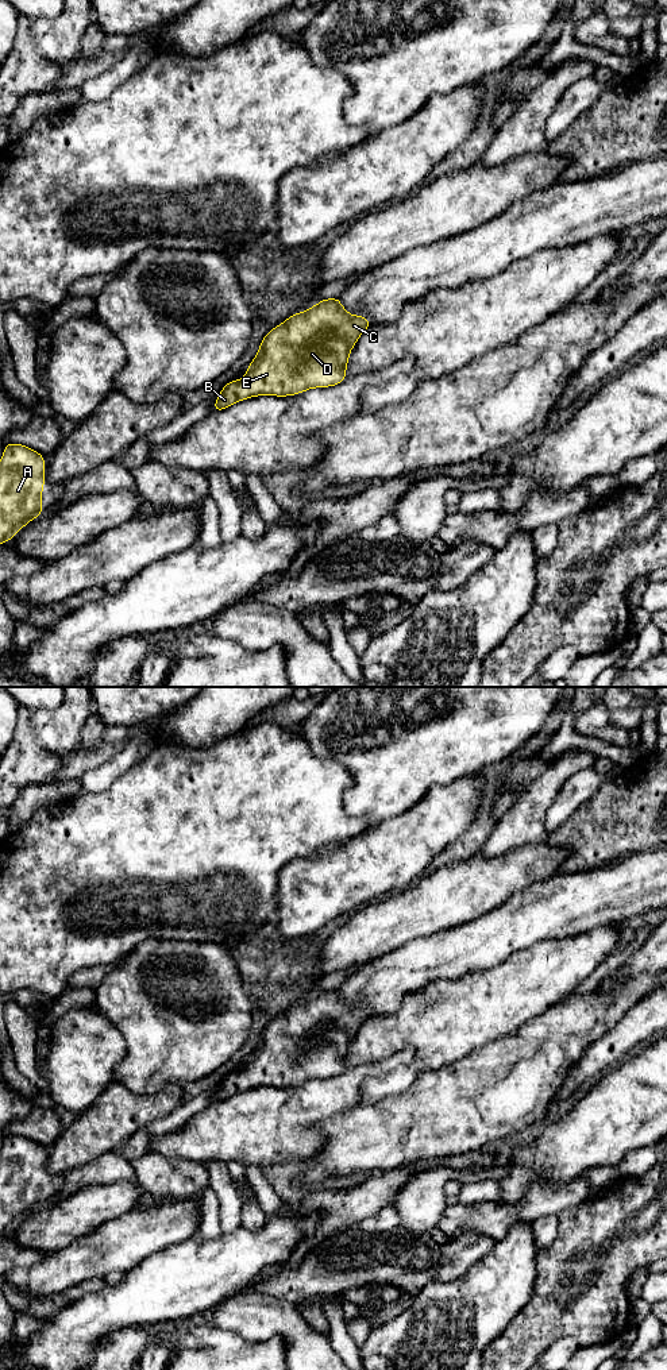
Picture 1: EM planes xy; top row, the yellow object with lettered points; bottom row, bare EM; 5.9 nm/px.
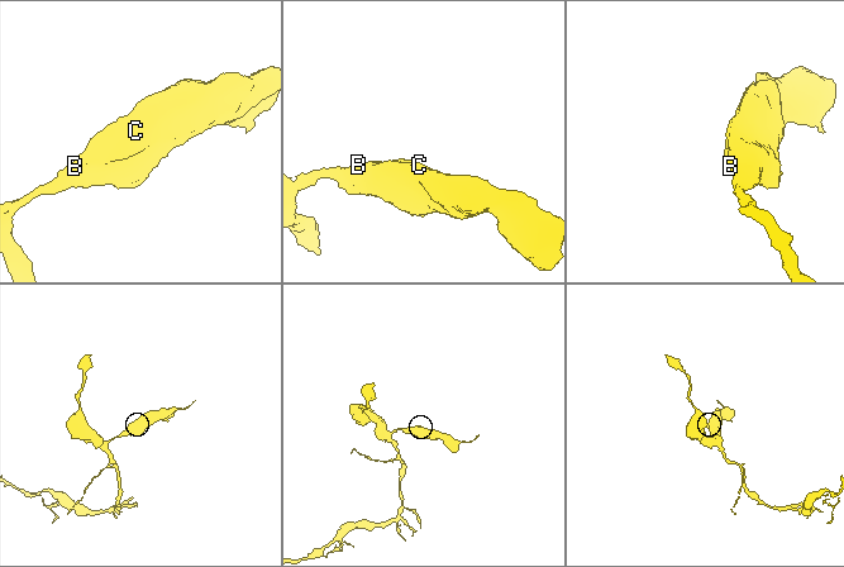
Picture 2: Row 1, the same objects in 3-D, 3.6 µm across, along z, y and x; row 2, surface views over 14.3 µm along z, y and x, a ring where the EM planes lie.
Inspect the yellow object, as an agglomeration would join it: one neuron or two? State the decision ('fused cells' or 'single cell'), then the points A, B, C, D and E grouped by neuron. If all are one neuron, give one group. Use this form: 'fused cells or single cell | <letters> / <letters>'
single cell | A B C D E

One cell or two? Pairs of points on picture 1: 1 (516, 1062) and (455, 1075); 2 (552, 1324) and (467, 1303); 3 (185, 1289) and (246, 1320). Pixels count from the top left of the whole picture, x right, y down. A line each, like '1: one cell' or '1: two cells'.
1: one cell
2: two cells
3: two cells

